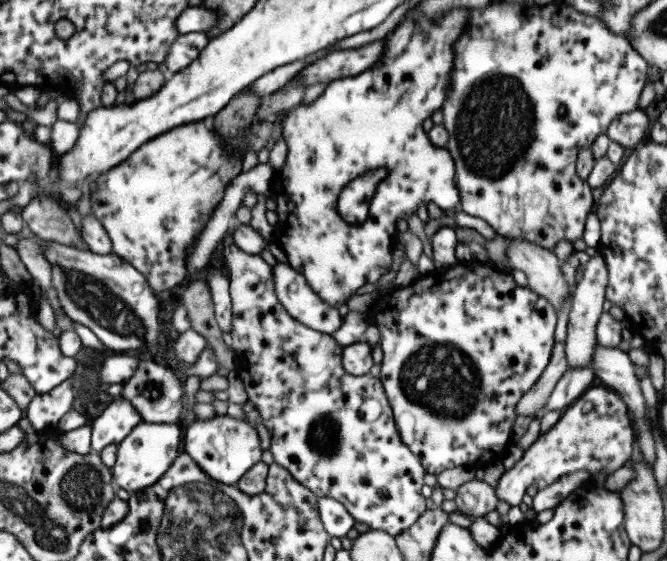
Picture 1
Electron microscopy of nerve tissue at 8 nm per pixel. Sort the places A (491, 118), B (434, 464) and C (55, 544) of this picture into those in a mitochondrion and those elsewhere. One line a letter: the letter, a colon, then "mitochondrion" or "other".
A: mitochondrion
B: other
C: other

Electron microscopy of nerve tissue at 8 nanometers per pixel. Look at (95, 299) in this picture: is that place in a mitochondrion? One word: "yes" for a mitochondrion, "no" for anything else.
yes

